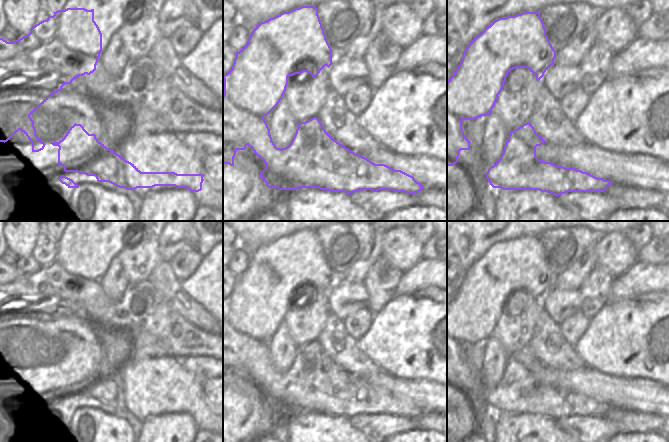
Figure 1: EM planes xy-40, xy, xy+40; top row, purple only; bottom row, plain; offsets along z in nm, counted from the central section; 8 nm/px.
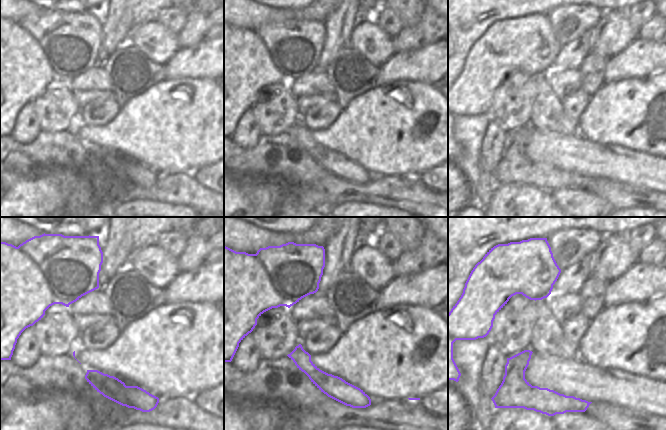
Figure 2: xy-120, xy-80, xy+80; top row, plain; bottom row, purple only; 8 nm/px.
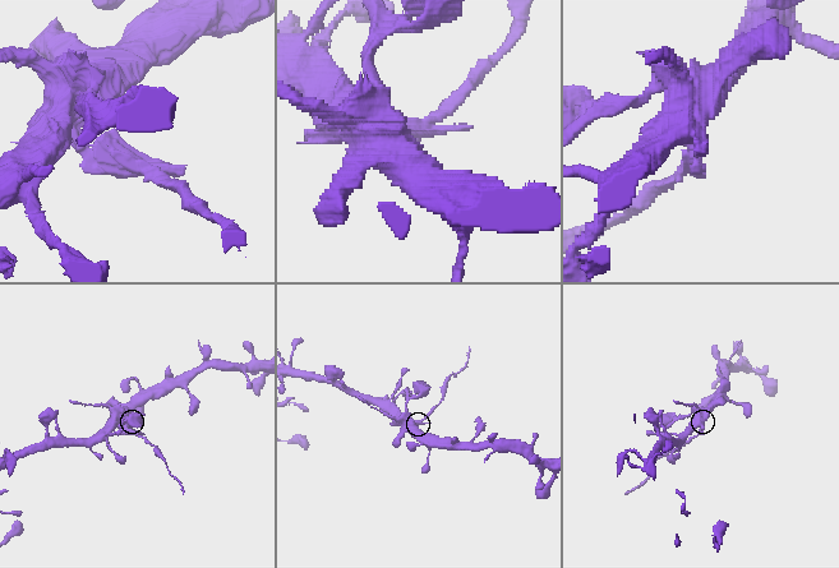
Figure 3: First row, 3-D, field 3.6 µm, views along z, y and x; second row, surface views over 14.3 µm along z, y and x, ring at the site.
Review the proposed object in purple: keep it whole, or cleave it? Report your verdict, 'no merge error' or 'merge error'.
merge error

